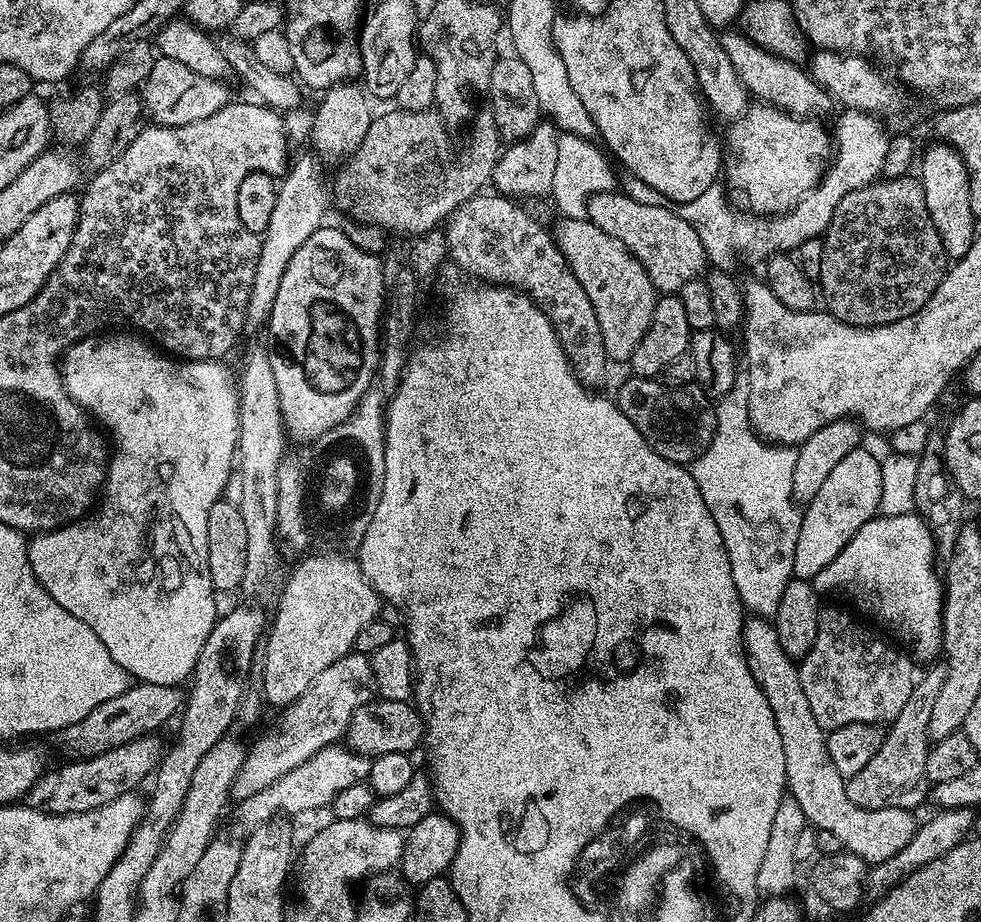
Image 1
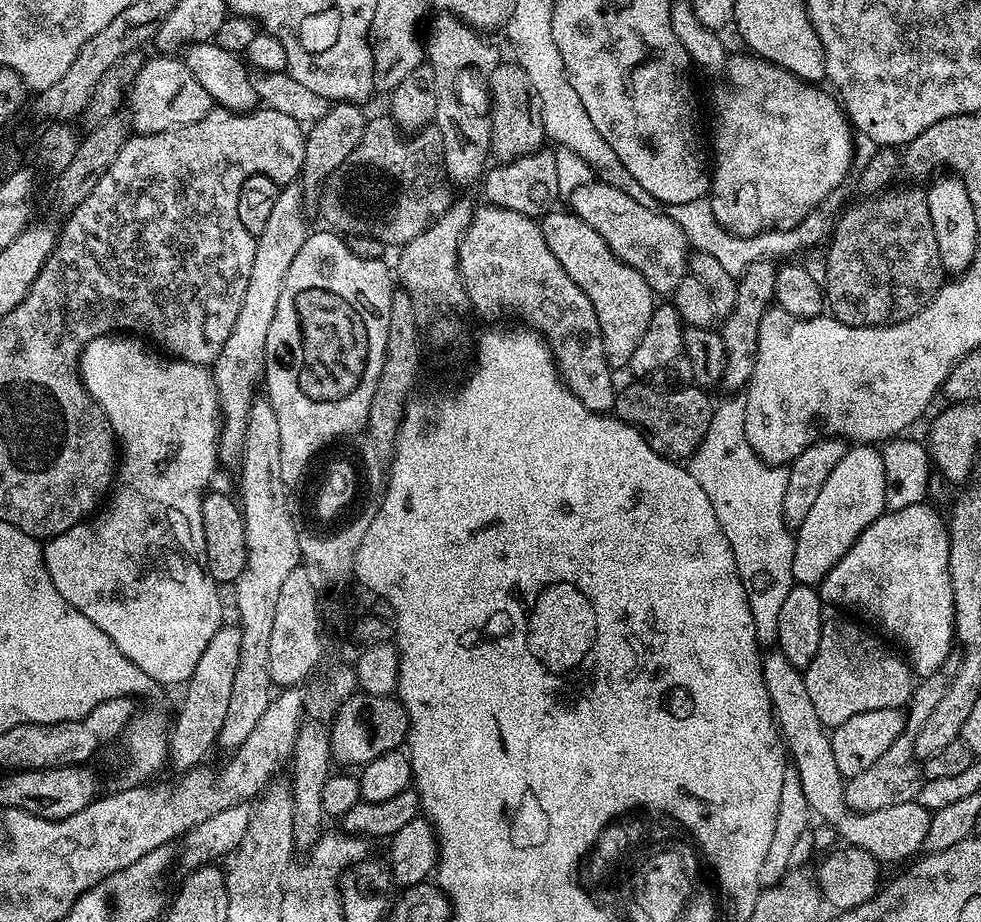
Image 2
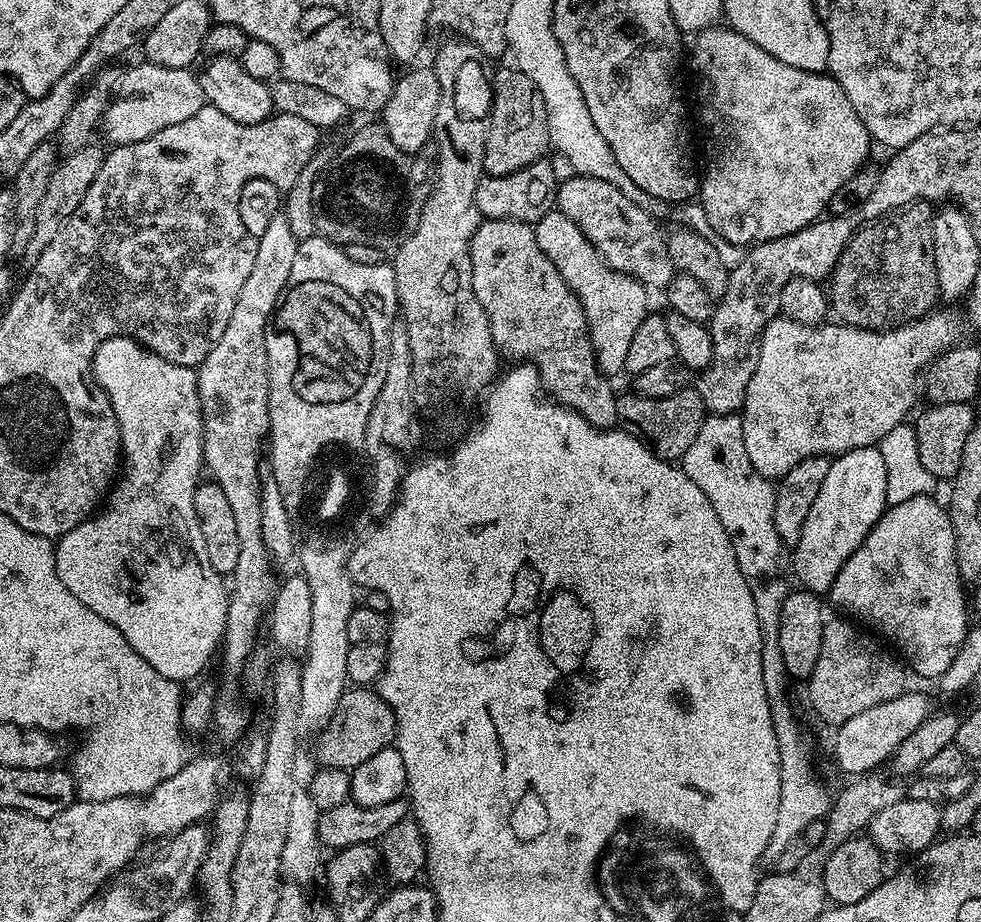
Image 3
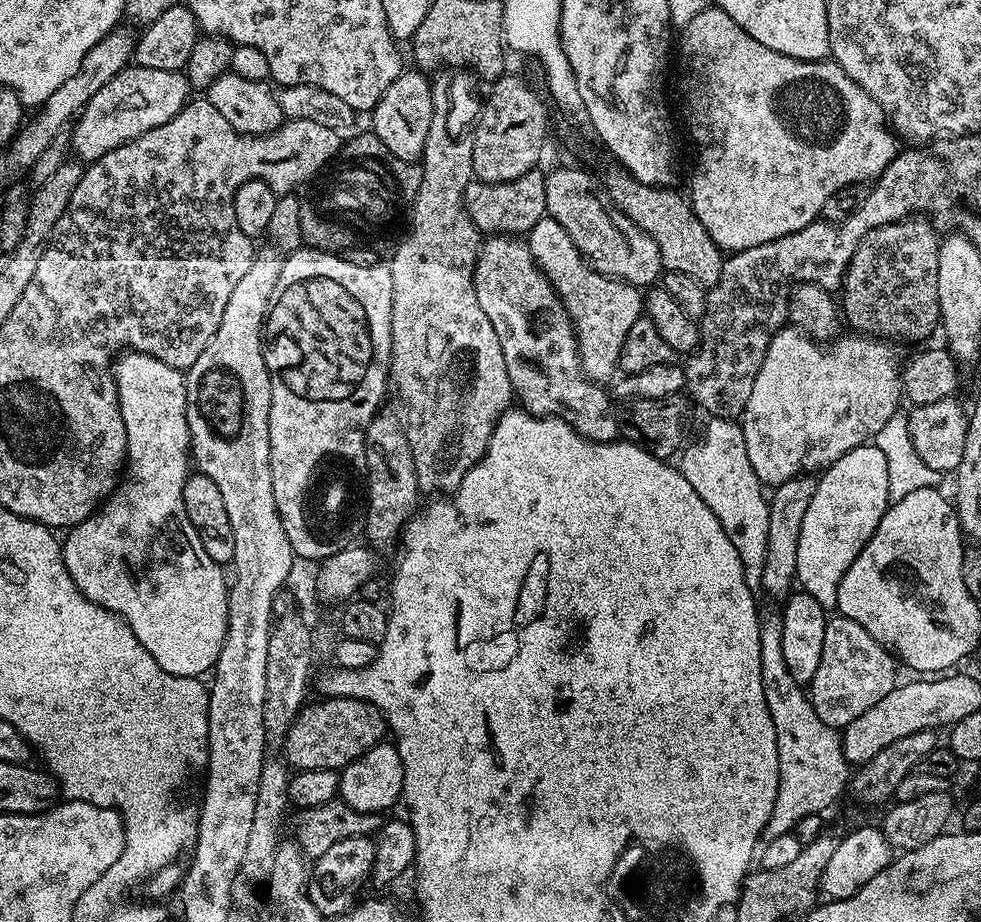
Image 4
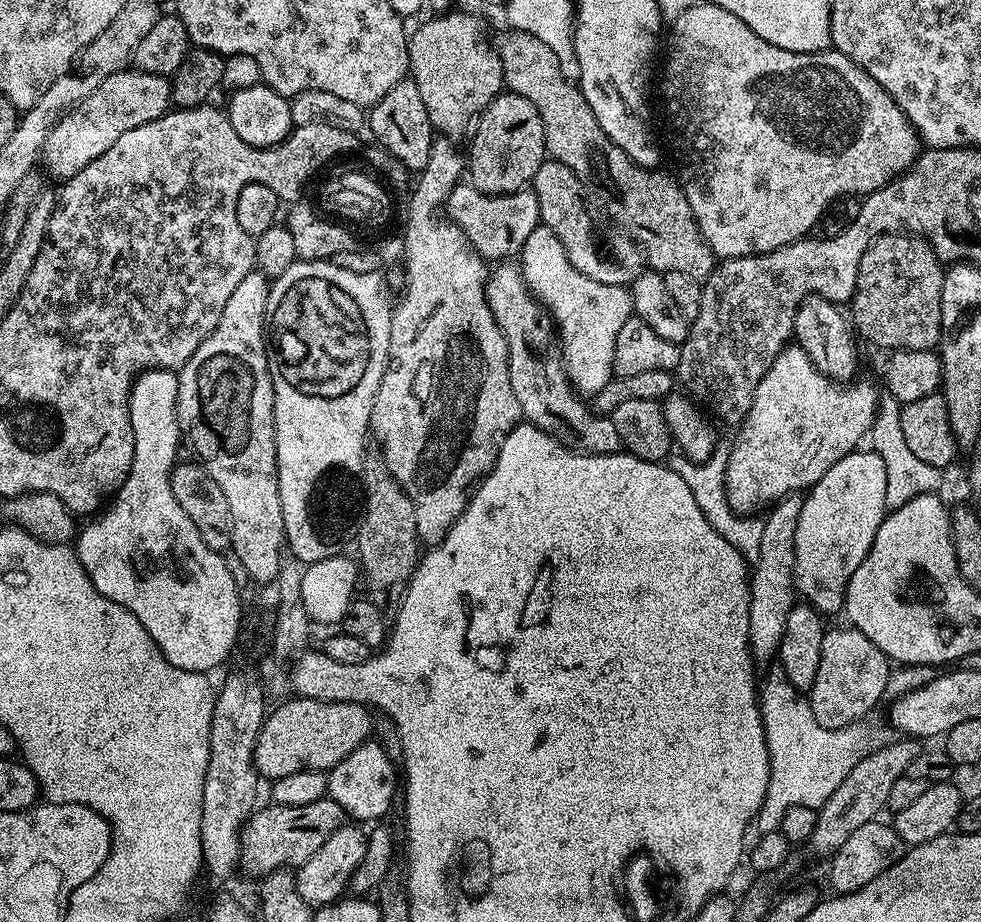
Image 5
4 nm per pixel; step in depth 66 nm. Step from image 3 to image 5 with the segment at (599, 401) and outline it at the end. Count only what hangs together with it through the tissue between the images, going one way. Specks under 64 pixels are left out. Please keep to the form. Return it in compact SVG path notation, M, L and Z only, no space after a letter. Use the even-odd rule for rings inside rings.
M497 263L488 273L484 293L508 343L510 386L514 386L514 398L518 398L521 417L577 452L608 456L611 452L621 451L618 430L614 430L612 419L589 405L588 409L584 405L587 404L585 397L569 382L562 344L552 314L526 286L519 263Z

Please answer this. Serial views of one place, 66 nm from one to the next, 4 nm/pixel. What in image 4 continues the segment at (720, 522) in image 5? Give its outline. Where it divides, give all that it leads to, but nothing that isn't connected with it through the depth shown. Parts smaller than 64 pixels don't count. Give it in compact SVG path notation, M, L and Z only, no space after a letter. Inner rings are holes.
M713 419L711 423L712 440L700 440L692 445L689 443L679 453L678 467L686 482L694 486L698 498L702 498L702 502L706 502L710 510L714 510L714 518L722 522L726 538L734 542L734 550L738 550L738 558L742 558L746 582L756 590L763 582L763 564L766 562L770 534L769 497L754 466L750 466L750 454L746 454L743 427L736 420Z

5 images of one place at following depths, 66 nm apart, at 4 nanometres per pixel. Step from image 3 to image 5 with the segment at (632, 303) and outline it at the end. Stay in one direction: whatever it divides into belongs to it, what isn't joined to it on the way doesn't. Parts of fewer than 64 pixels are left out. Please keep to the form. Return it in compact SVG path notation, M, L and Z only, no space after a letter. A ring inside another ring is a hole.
M543 226L526 238L518 263L526 286L552 314L562 341L569 382L581 396L595 398L598 390L613 378L616 335L634 314L631 291L622 284L606 286L606 282L594 282L594 278L574 270L562 242L558 242L558 234Z

